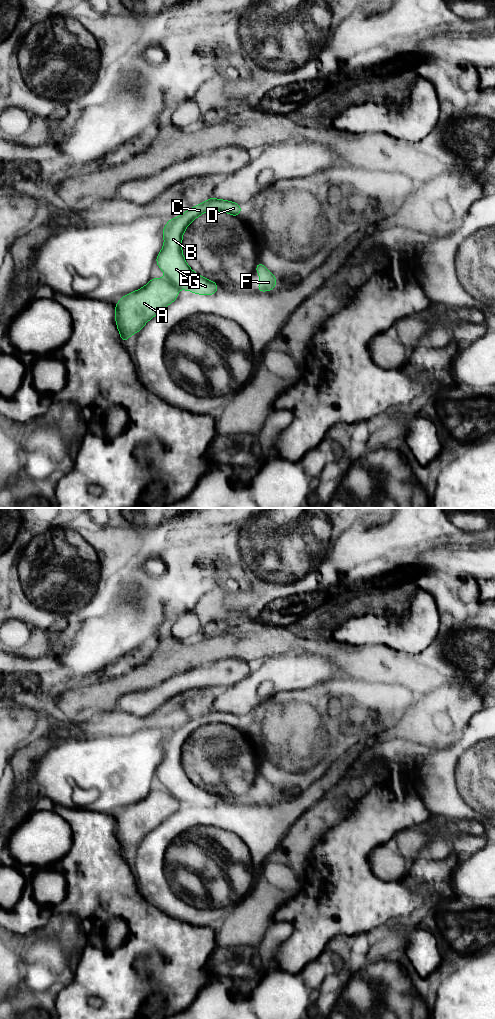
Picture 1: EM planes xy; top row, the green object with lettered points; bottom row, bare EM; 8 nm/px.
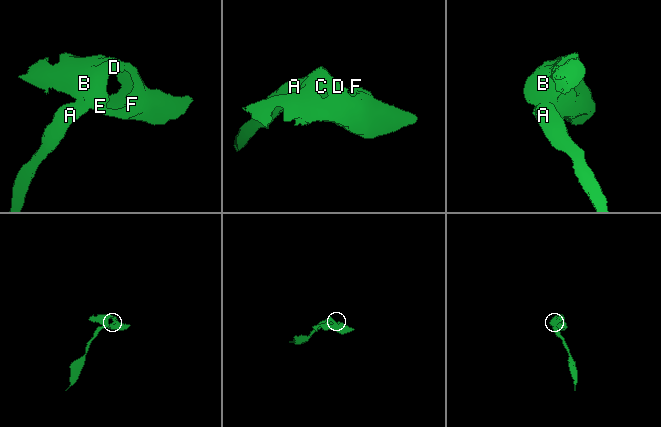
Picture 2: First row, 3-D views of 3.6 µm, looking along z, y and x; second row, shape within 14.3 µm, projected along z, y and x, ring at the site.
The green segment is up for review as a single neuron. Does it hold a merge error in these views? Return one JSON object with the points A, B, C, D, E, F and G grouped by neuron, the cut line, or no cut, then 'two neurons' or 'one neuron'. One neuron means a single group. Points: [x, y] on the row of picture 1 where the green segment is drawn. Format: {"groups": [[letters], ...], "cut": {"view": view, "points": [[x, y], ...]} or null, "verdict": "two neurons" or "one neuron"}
{"groups": [["A"], ["B", "C", "D", "E", "F", "G"]], "cut": {"view": "xy", "points": [[165, 277], [177, 288]]}, "verdict": "two neurons"}

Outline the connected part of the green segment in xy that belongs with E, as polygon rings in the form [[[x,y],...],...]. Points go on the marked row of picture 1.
[[[211,197],[203,203],[200,203],[195,207],[189,208],[185,213],[173,219],[170,219],[162,231],[164,237],[163,248],[156,257],[156,263],[158,267],[164,272],[165,278],[181,290],[188,290],[198,295],[215,294],[218,291],[217,283],[208,280],[201,275],[198,275],[188,266],[182,252],[183,234],[189,224],[203,213],[210,211],[221,211],[238,217],[238,215],[241,213],[241,208],[242,206],[238,205],[235,202]]]

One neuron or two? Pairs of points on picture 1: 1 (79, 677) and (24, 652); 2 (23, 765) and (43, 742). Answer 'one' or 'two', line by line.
1: two
2: one

